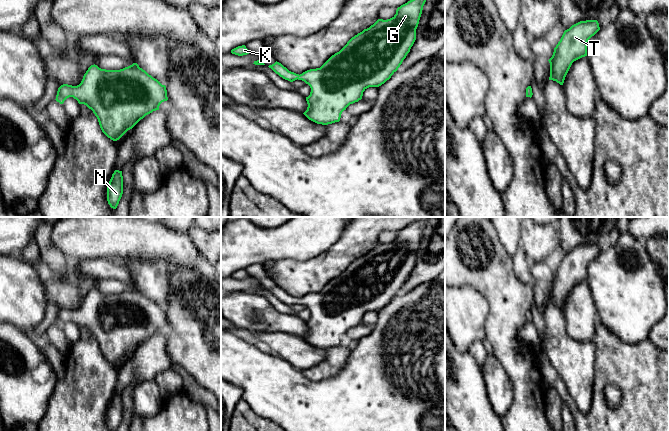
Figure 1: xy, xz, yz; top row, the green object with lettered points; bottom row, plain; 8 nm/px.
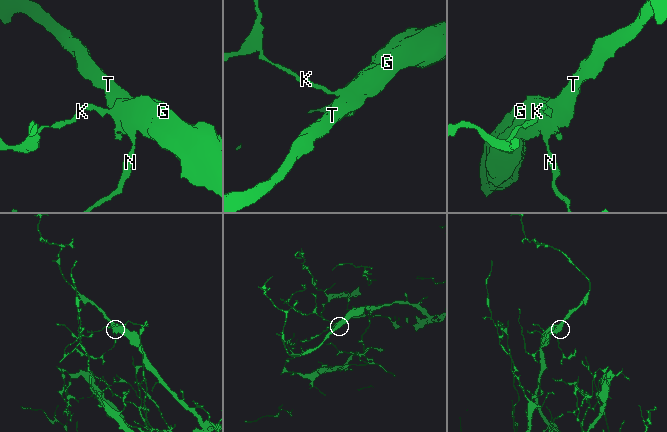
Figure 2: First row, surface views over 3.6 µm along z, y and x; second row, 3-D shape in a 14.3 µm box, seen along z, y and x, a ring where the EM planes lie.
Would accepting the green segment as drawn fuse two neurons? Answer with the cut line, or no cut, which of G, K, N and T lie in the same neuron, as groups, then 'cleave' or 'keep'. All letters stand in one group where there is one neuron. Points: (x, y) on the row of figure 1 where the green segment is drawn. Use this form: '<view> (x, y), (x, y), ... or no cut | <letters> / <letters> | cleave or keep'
no cut | G K N T | keep

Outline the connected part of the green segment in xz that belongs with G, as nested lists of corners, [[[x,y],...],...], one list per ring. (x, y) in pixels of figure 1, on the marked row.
[[[410,0],[398,7],[392,18],[378,19],[369,28],[352,37],[339,52],[332,55],[320,68],[310,69],[299,75],[289,71],[277,61],[268,67],[285,80],[293,82],[298,79],[310,86],[310,95],[306,97],[308,107],[303,113],[309,120],[322,125],[339,122],[342,112],[350,104],[361,100],[363,92],[367,88],[381,86],[398,70],[416,40],[416,29],[425,2],[426,0]]]

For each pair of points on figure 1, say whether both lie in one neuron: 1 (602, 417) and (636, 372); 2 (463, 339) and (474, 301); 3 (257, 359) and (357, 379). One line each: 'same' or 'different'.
1: same
2: same
3: same

